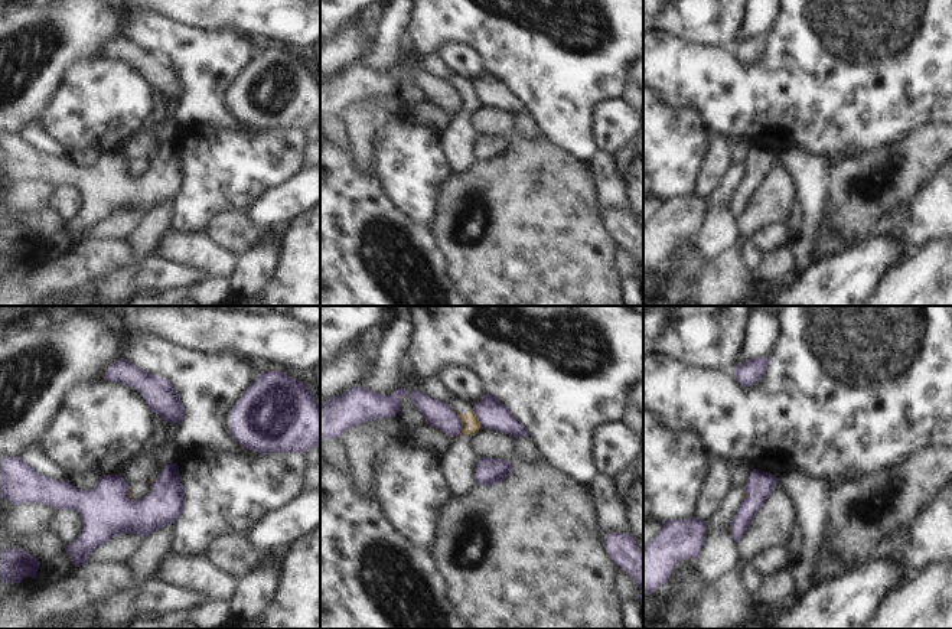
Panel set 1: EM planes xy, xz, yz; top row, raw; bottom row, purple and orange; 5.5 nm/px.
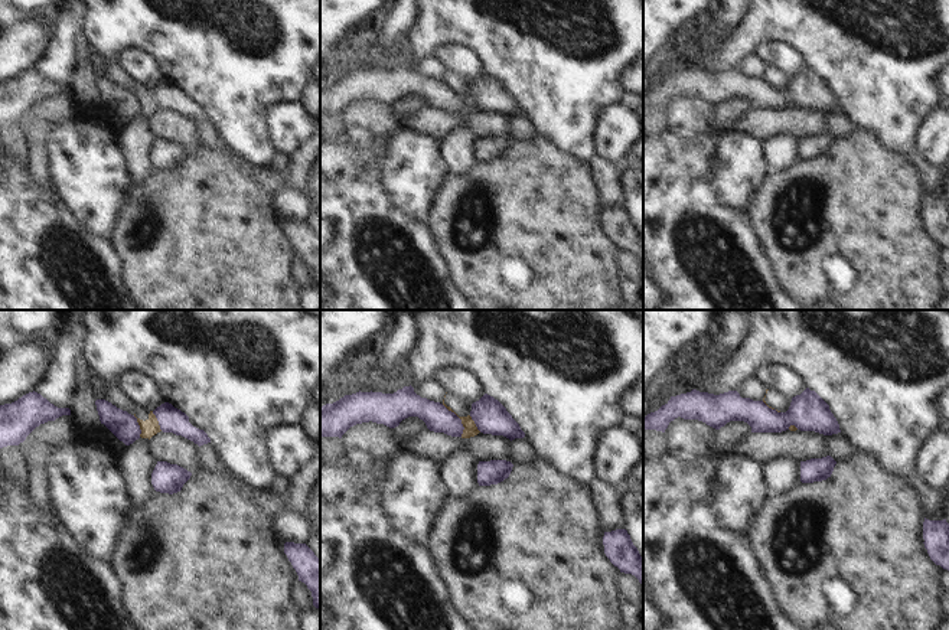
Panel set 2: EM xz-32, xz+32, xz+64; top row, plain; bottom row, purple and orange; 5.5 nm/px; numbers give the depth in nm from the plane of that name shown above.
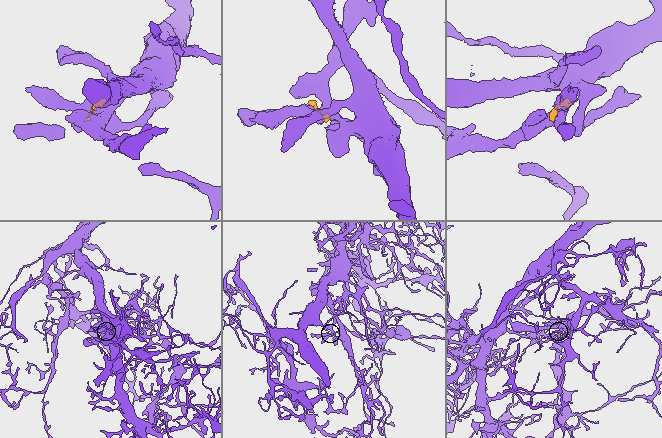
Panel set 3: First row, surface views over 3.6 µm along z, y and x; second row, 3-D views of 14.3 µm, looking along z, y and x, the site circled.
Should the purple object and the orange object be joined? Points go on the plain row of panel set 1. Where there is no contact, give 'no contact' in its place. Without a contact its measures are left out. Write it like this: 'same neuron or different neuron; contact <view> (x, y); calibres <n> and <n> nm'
different neuron; contact xz (460, 98); calibres 150 and 100 nm

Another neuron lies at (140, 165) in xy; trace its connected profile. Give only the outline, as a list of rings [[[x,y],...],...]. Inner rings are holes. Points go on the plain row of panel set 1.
[[[151,156],[150,157],[137,157],[130,163],[128,175],[131,177],[143,176],[151,167]]]

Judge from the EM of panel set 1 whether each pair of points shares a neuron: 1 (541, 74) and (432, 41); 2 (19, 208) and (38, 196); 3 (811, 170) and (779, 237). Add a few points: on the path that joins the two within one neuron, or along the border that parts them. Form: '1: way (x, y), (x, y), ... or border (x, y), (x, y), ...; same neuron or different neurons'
1: way (514, 46), (498, 31), (459, 31); same neuron
2: way (23, 204), (33, 196); same neuron
3: border (786, 222), (791, 238); different neurons

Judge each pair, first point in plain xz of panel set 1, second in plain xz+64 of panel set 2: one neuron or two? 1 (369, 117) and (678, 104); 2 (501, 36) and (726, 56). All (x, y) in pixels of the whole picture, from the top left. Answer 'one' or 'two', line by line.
1: one
2: one

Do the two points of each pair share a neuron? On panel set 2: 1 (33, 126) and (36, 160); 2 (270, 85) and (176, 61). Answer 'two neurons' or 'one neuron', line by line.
1: one neuron
2: one neuron

